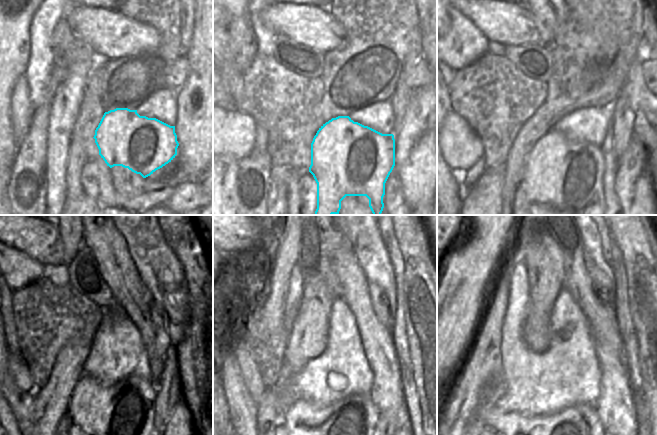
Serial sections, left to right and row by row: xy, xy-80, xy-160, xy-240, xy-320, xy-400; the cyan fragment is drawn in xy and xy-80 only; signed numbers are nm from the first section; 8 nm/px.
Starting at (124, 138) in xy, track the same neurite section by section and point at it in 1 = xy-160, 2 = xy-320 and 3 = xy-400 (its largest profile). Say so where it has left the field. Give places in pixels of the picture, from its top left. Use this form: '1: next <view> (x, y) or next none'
1: next xy-160 (563, 178)
2: next xy-320 (354, 418)
3: next xy-400 (581, 418)

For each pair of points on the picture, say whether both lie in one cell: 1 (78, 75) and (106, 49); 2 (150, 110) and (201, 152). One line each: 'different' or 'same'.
1: different
2: different

